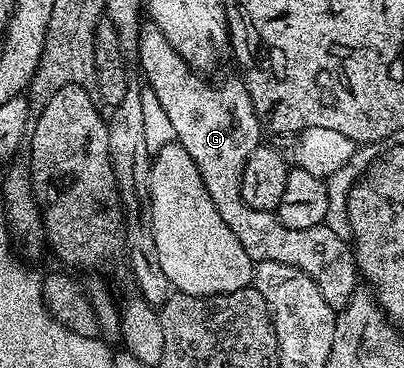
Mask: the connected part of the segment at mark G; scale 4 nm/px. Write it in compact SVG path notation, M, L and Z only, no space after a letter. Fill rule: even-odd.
M154 25L142 28L137 52L138 59L140 65L143 66L144 73L147 74L145 83L147 87L151 86L148 87L150 94L155 95L161 109L165 109L175 139L185 149L185 153L189 153L189 157L193 157L193 161L201 173L201 181L205 181L205 189L209 189L209 201L213 201L213 205L217 205L217 213L221 213L221 221L225 221L225 225L229 225L229 229L233 229L237 241L241 241L241 249L245 249L245 253L249 253L252 264L277 261L285 265L293 265L297 269L301 269L301 273L313 277L317 289L321 289L321 297L325 297L325 301L330 307L346 308L350 304L351 298L355 296L357 290L355 282L360 282L361 279L355 266L355 253L350 242L337 237L332 229L324 225L313 229L289 229L285 225L281 225L278 214L253 209L239 196L239 182L243 176L245 161L249 161L249 153L253 153L253 149L261 146L259 114L253 109L253 101L247 92L246 82L242 78L236 77L236 79L227 79L224 83L210 83L207 80L210 78L204 77L195 68L190 67L181 57L181 53L177 53L177 49L173 49L173 45L169 45L165 33L159 31Z

